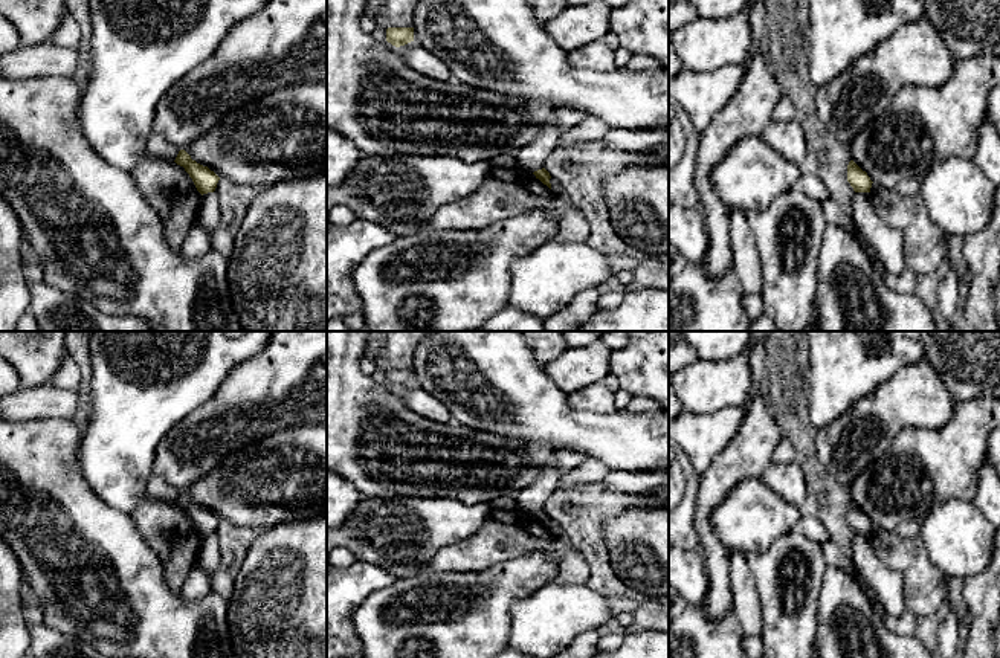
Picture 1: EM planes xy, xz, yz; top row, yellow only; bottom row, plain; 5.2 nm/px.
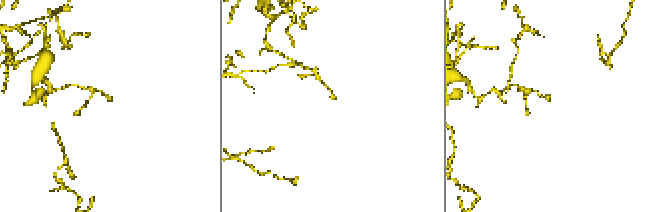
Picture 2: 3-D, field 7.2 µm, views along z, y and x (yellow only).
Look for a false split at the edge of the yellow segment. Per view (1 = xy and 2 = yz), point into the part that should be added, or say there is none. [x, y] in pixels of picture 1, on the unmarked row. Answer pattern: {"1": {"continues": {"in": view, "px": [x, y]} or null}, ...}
{"1": {"continues": null}, "2": {"continues": null}}

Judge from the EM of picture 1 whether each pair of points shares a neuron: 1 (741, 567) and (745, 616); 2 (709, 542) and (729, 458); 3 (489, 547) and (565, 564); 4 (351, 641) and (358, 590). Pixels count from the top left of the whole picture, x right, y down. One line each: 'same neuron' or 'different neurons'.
1: same neuron
2: same neuron
3: same neuron
4: same neuron

